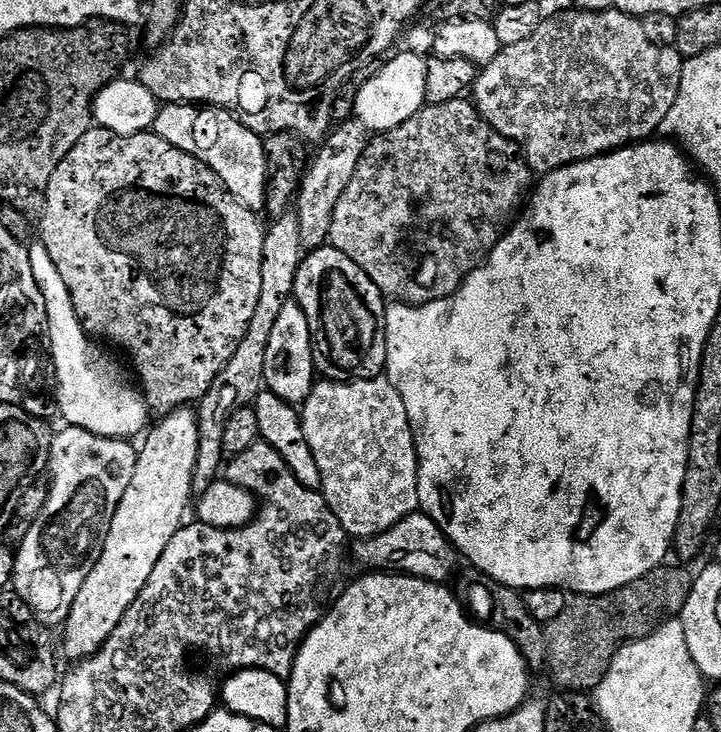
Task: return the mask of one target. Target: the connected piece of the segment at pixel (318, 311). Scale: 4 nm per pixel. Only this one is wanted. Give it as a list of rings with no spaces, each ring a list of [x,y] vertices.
[[[331,246],[323,248],[311,249],[300,261],[298,266],[298,278],[296,279],[296,290],[294,293],[295,303],[300,305],[301,310],[306,314],[306,322],[310,326],[310,334],[312,335],[312,362],[316,365],[316,371],[325,380],[375,380],[385,371],[388,363],[388,347],[386,346],[386,326],[384,319],[388,313],[386,307],[386,297],[383,292],[378,290],[378,286],[374,286],[371,278],[364,273],[346,254],[342,254],[342,250]]]

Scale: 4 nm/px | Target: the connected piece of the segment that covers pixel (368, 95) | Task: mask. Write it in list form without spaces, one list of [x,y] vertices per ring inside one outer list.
[[[402,52],[388,61],[386,66],[373,73],[371,79],[360,88],[355,102],[354,116],[372,134],[389,132],[421,111],[427,100],[427,59],[414,52]]]

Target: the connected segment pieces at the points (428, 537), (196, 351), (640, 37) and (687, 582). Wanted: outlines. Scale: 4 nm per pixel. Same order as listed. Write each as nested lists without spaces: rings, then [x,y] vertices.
[[[420,510],[402,518],[402,522],[398,522],[382,534],[356,540],[351,545],[350,556],[372,574],[417,576],[420,580],[443,585],[447,585],[448,579],[455,574],[456,560],[458,561],[458,553],[444,531]]]
[[[99,126],[89,128],[88,132],[58,162],[58,170],[50,178],[50,186],[44,195],[44,210],[39,217],[39,239],[50,250],[50,258],[54,258],[54,266],[58,266],[58,274],[62,274],[62,282],[66,282],[66,290],[70,290],[70,298],[74,302],[74,310],[78,314],[80,324],[88,331],[88,335],[97,341],[109,340],[117,344],[122,351],[128,352],[132,364],[136,367],[135,379],[144,394],[153,413],[167,414],[177,408],[195,405],[210,390],[214,378],[234,358],[234,350],[246,338],[246,330],[250,330],[250,318],[254,318],[254,310],[258,307],[258,297],[262,294],[262,246],[264,245],[265,225],[253,209],[237,202],[217,176],[203,162],[197,160],[191,152],[183,152],[170,142],[158,138],[149,130],[133,136],[113,136],[110,130]]]
[[[571,11],[564,12],[561,16],[549,15],[540,23],[538,30],[534,30],[534,34],[530,34],[530,38],[524,39],[523,42],[517,42],[514,46],[501,47],[494,62],[485,64],[479,69],[474,85],[474,93],[476,92],[474,103],[476,109],[480,111],[480,117],[491,128],[498,130],[498,134],[510,138],[522,149],[524,160],[536,174],[556,172],[559,168],[565,168],[583,160],[593,160],[604,156],[607,152],[615,152],[617,148],[630,144],[642,144],[653,139],[660,132],[666,114],[670,114],[670,106],[674,106],[674,98],[678,98],[678,90],[682,86],[685,57],[681,56],[675,47],[654,46],[654,42],[650,42],[650,38],[642,30],[641,17],[621,12]]]
[[[661,566],[653,572],[648,572],[642,578],[622,586],[618,590],[610,590],[606,594],[597,596],[573,595],[568,601],[566,610],[558,614],[550,623],[544,625],[544,637],[546,638],[546,650],[548,659],[546,661],[547,671],[552,671],[552,680],[557,684],[557,689],[564,692],[591,693],[606,678],[606,674],[612,665],[612,659],[618,654],[618,650],[625,644],[634,640],[641,640],[654,630],[673,618],[679,617],[686,606],[686,598],[690,598],[690,590],[694,579],[693,573],[688,573],[687,567],[668,568]]]

